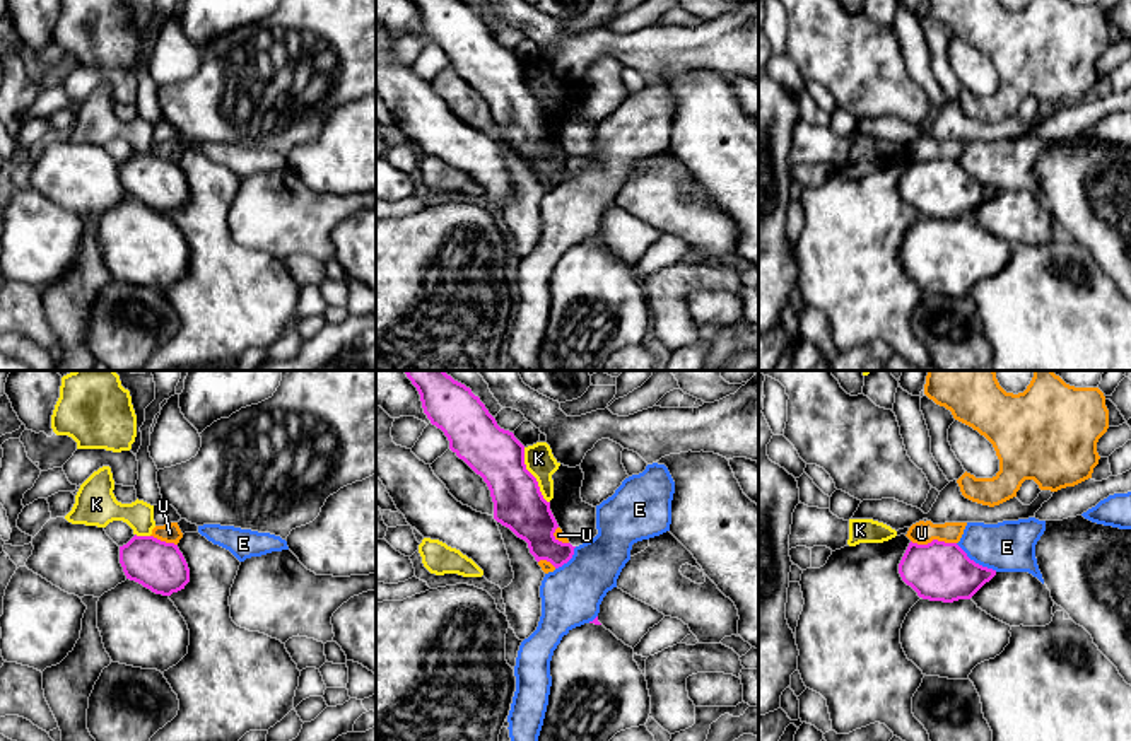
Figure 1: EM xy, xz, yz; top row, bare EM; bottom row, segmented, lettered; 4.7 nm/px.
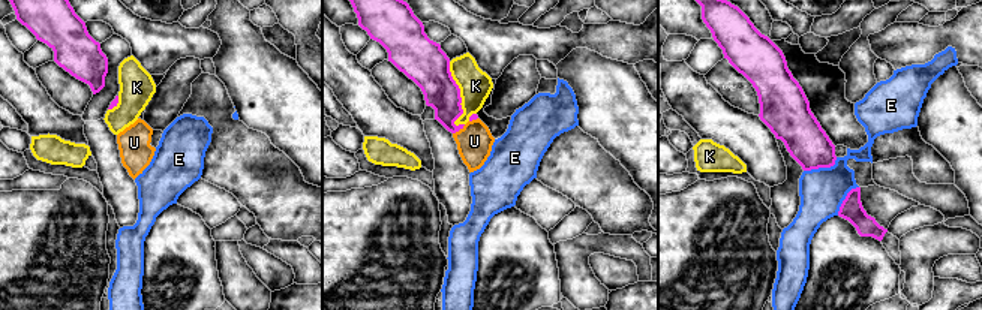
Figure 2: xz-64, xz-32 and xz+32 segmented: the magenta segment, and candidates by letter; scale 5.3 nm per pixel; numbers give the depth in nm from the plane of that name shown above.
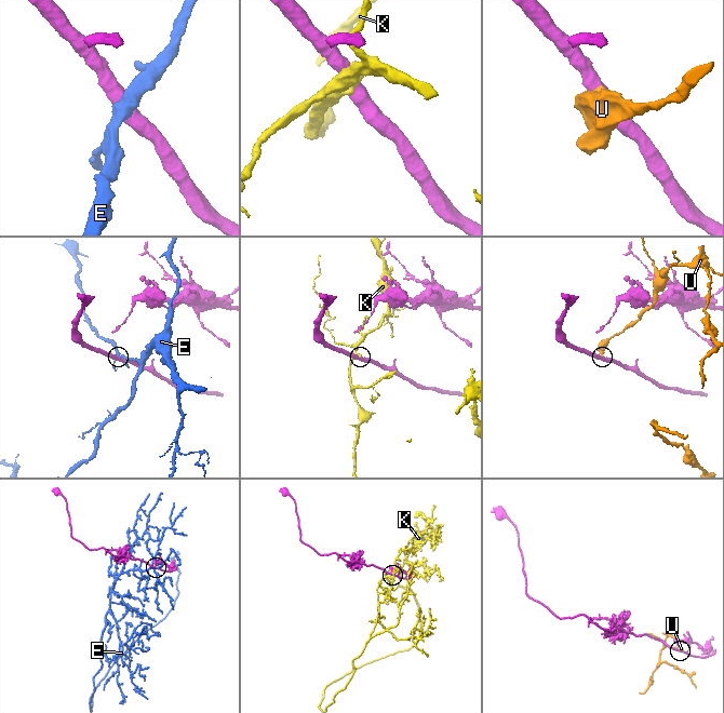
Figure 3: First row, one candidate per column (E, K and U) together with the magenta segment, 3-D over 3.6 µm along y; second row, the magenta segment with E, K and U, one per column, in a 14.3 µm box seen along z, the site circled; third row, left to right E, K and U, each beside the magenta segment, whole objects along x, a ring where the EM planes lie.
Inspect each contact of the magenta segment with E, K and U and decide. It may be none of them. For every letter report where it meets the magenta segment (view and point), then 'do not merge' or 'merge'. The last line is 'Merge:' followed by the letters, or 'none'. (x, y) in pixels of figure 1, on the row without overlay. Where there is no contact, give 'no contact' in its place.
E: yz (974, 180) | do not merge
K: xz (532, 93) | do not merge
U: yz (933, 157) | do not merge
Merge: none

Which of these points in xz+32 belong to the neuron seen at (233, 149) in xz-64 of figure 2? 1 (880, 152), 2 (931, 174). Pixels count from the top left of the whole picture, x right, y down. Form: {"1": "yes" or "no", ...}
{"1": "no", "2": "no"}

